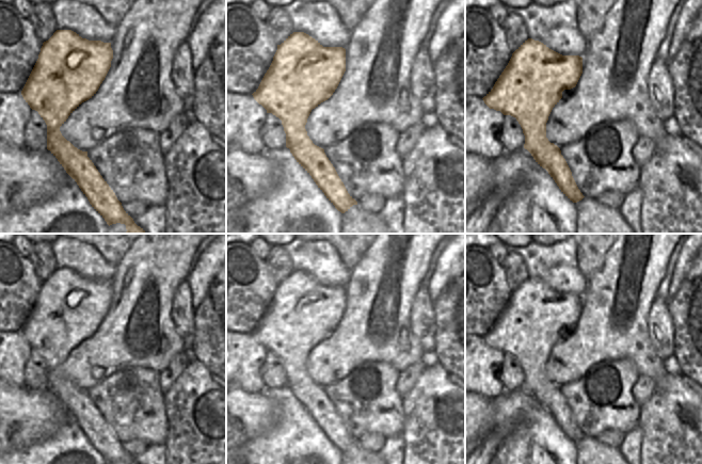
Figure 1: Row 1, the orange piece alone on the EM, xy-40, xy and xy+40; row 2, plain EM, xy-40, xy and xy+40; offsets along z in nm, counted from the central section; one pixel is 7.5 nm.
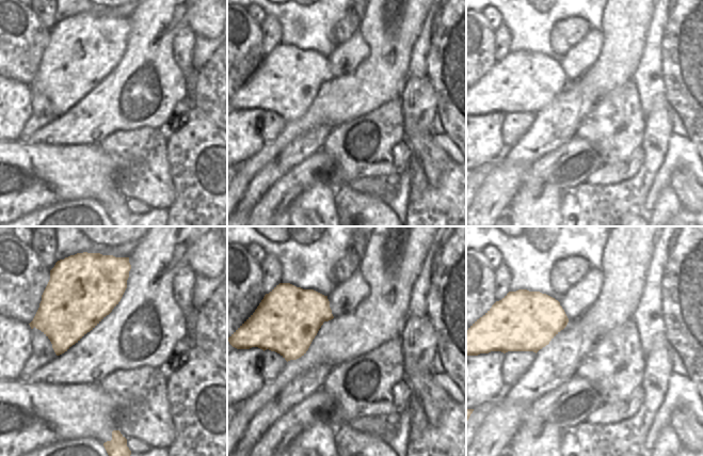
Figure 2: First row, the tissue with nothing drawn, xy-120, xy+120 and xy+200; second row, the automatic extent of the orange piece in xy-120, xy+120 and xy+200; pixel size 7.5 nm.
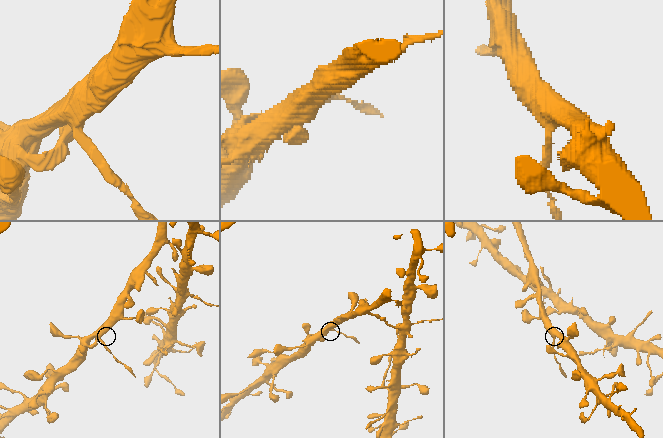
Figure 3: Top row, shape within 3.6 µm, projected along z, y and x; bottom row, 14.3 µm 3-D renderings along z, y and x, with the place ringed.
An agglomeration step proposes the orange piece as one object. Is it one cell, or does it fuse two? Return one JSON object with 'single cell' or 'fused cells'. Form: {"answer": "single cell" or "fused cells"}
{"answer": "fused cells"}

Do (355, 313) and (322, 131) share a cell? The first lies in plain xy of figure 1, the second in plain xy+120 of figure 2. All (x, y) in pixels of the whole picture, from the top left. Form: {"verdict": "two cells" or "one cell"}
{"verdict": "two cells"}

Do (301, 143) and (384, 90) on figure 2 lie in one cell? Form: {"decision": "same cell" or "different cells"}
{"decision": "different cells"}

